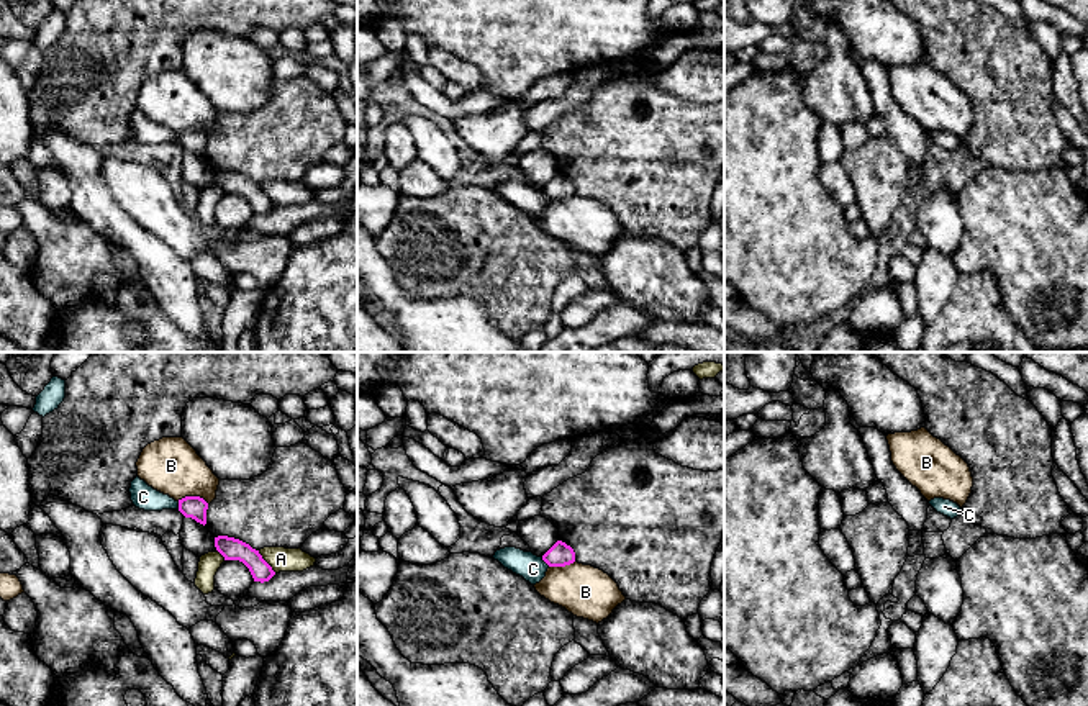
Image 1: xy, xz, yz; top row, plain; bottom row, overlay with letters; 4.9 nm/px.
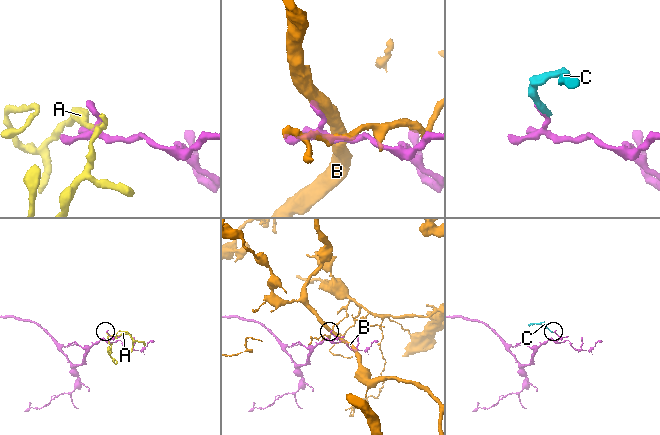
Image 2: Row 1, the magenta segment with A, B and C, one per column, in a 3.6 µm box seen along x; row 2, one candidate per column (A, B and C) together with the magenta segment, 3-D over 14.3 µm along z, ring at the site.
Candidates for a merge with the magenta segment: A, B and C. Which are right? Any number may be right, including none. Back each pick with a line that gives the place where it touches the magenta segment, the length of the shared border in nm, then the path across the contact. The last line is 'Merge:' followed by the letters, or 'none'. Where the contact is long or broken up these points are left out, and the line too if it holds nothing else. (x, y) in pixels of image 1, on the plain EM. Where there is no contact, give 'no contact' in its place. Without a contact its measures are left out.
Merge: none

